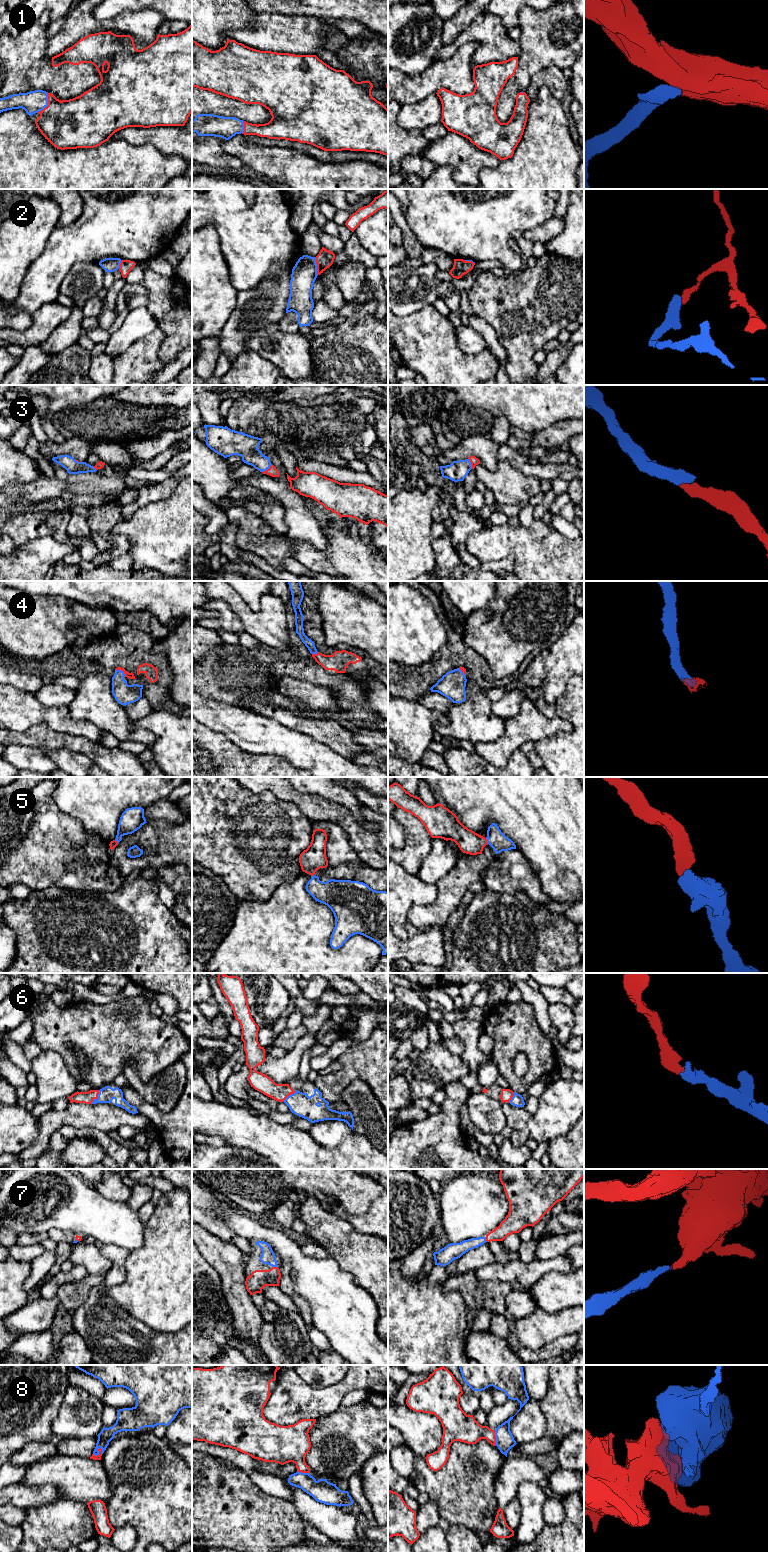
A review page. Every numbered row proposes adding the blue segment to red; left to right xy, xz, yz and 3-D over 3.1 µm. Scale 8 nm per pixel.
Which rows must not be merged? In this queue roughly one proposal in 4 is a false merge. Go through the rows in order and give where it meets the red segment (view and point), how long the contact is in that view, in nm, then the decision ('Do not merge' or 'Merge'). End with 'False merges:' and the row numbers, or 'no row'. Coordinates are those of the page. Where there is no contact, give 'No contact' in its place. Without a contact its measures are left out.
1: Touches red at xy (48, 104). Shared border 180 nm. Merge
2: Touches red at xz (317, 266). Shared border 150 nm. Do not merge
3: Touches red at xz (267, 469). Shared border 100 nm. Merge
4: Touches red at xy (121, 670). Shared border 100 nm. Merge
5: Touches red at yz (486, 841). Shared border 50 nm. Merge
6: Touches red at xy (97, 1097). Shared border 130 nm. Merge
7: Touches red at xz (274, 1267). Shared border 40 nm. Merge
8: Touches red at xy (99, 1452). Shared border 90 nm. Do not merge
False merges: 2, 8

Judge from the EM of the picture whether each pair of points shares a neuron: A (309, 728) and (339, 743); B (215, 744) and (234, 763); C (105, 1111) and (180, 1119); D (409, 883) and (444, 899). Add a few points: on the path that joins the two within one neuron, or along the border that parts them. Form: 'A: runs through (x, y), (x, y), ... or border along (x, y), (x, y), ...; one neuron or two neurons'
A: runs through (316, 728), (327, 731), (332, 736); one neuron
B: runs through (220, 749), (229, 758); one neuron
C: border along (138, 1112), (149, 1121); two neurons
D: border along (436, 883), (437, 898), (426, 905), (414, 905); two neurons

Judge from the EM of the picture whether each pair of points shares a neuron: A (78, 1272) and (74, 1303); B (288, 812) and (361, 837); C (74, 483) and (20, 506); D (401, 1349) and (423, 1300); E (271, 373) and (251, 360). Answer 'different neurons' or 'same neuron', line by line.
A: different neurons
B: different neurons
C: different neurons
D: same neuron
E: same neuron

